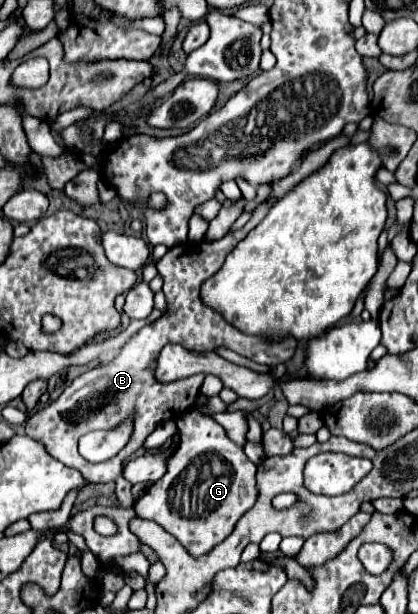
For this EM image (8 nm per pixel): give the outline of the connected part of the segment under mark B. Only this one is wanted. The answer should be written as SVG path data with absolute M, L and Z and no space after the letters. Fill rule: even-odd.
M273 198L261 202L253 210L251 220L241 230L227 234L221 240L183 242L183 246L173 246L163 258L159 258L157 270L163 276L163 292L165 292L165 300L167 300L167 310L155 322L143 326L121 348L117 358L113 358L105 366L97 366L97 368L81 374L79 378L75 378L55 402L37 410L25 424L25 432L33 440L43 442L45 450L53 458L63 462L65 466L77 468L85 476L85 480L89 480L93 484L115 482L115 494L120 501L119 505L123 508L132 506L134 503L131 496L132 484L122 477L124 461L145 444L145 438L155 430L157 422L161 424L167 420L177 420L179 416L183 416L187 410L191 410L195 406L195 402L199 398L201 382L205 378L205 374L195 374L195 376L175 380L169 384L159 382L155 378L155 366L157 366L157 356L165 344L181 344L194 352L211 351L215 348L241 348L241 356L245 356L253 362L259 362L259 364L267 364L267 366L287 362L297 348L297 342L293 338L287 338L281 344L271 344L269 340L259 338L259 336L245 336L245 334L237 332L233 326L225 324L225 320L221 320L221 316L217 316L217 312L209 312L209 308L205 308L199 300L201 282L205 278L213 276L221 268L225 256L237 246L237 242L241 242L259 224L259 220L263 220L263 216L269 212L269 208L273 204L275 204ZM129 414L135 414L135 432L133 432L129 444L115 458L101 462L101 464L89 464L85 458L81 458L81 454L77 452L77 440L83 434L87 434L91 430L113 428Z

